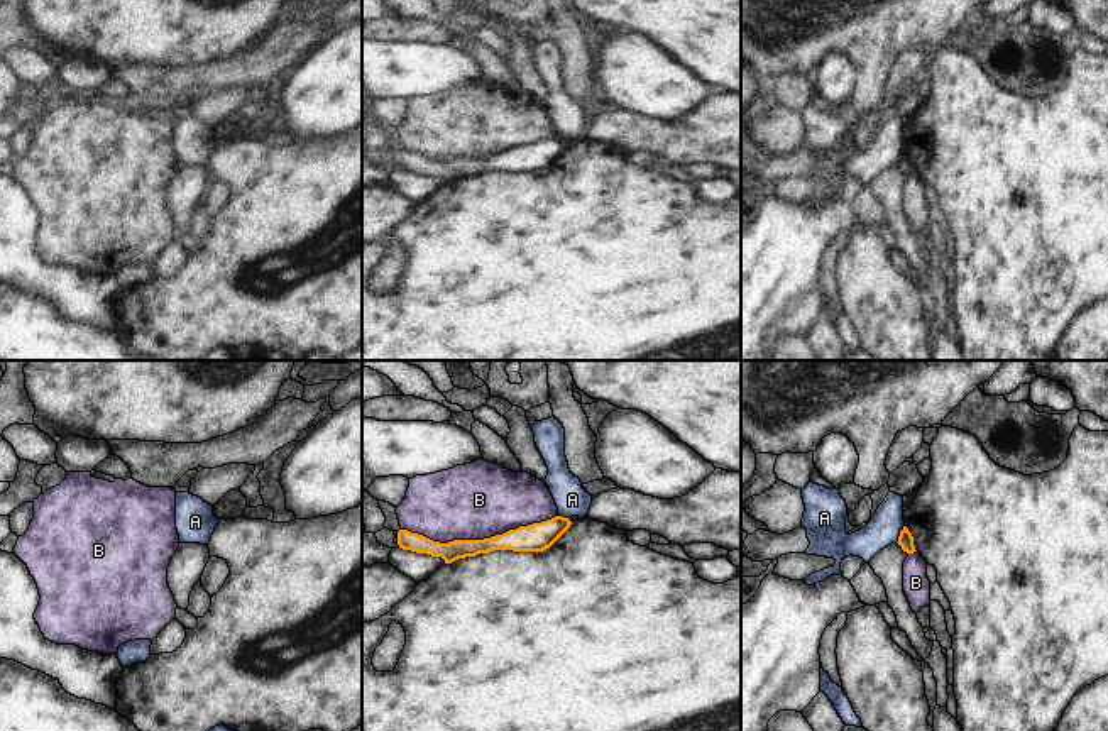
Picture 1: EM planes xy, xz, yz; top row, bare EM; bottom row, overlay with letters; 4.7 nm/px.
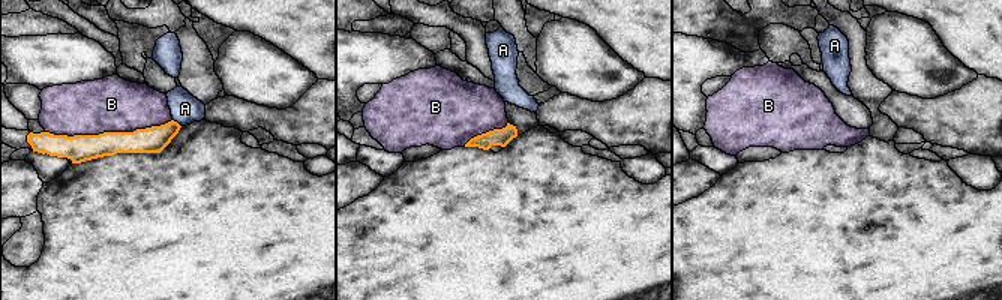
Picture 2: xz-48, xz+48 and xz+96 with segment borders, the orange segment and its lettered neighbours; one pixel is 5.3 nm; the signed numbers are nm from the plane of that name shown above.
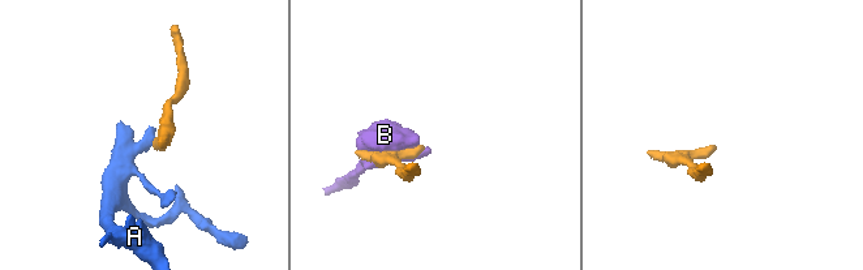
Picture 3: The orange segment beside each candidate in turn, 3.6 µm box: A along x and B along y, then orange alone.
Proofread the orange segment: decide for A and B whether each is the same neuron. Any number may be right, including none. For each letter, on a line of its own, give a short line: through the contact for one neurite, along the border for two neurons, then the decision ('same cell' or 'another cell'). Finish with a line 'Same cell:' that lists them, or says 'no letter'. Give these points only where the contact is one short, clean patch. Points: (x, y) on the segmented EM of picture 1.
A: line yz (904, 525), (895, 542); another cell
B: another cell
Same cell: no letter

